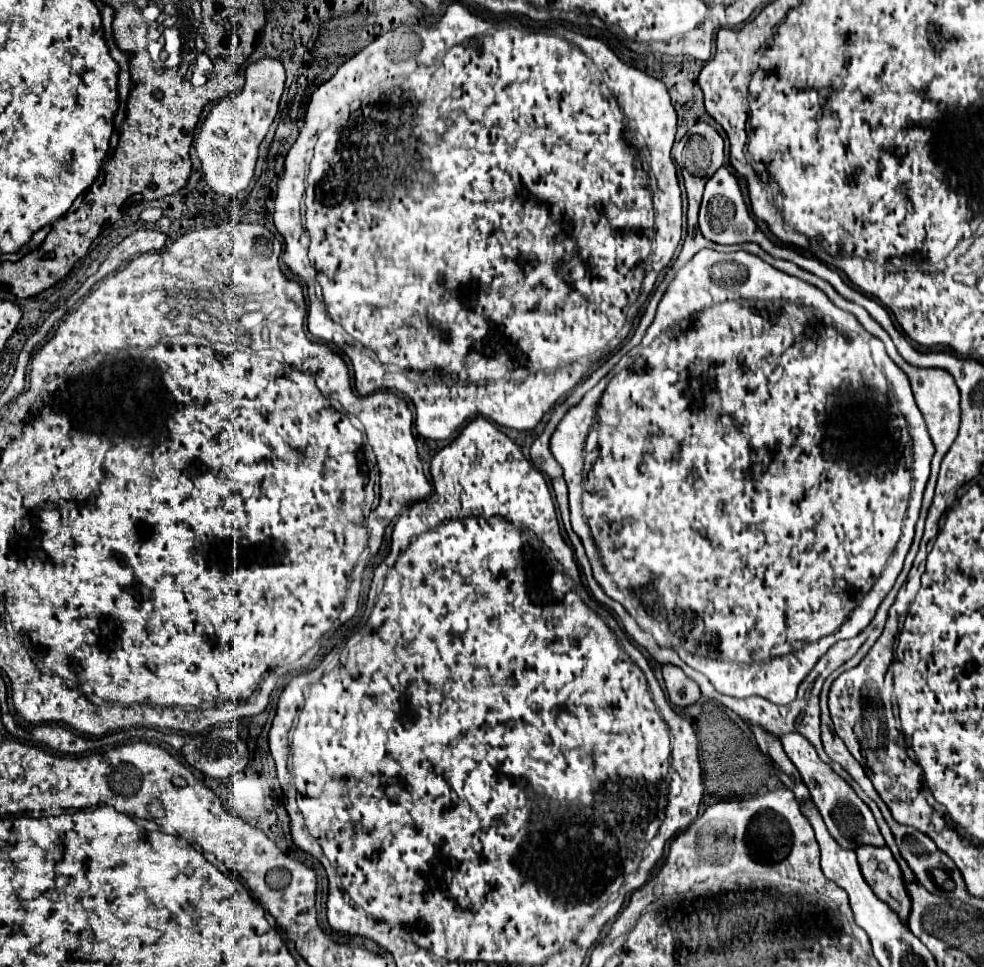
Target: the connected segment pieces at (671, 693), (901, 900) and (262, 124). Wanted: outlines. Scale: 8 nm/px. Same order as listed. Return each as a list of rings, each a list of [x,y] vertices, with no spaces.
[[[664,663],[662,675],[664,675],[668,699],[672,705],[688,707],[700,699],[700,687],[692,679],[688,679],[680,667]]]
[[[858,845],[856,855],[872,891],[882,901],[886,901],[906,923],[906,917],[910,913],[910,897],[906,893],[900,867],[892,857],[892,851],[888,847]]]
[[[260,59],[248,65],[246,83],[242,91],[236,93],[232,99],[228,97],[218,101],[212,107],[210,115],[204,119],[194,147],[202,163],[206,183],[214,193],[234,199],[240,191],[244,191],[250,185],[254,177],[254,165],[258,159],[258,147],[276,117],[282,89],[284,89],[282,63],[278,59]]]

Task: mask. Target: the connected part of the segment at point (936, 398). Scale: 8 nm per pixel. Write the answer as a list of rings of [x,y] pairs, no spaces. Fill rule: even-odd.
[[[714,243],[714,249],[716,251],[722,252],[733,252],[739,249],[744,249],[744,251],[748,251],[748,253],[754,253],[754,255],[758,255],[760,259],[764,259],[766,263],[770,263],[772,267],[776,267],[776,269],[780,269],[780,271],[784,271],[784,273],[788,273],[788,275],[792,275],[792,277],[798,277],[798,279],[802,279],[802,281],[806,281],[806,283],[810,283],[810,285],[814,285],[814,287],[818,287],[818,289],[822,289],[826,295],[828,295],[828,299],[836,305],[836,307],[840,307],[840,309],[844,309],[844,311],[848,311],[848,313],[852,313],[858,321],[860,321],[860,325],[868,331],[868,333],[872,333],[874,337],[878,337],[884,345],[886,345],[886,351],[888,351],[888,355],[890,355],[890,359],[908,375],[908,379],[910,379],[910,385],[912,385],[912,393],[914,393],[914,399],[916,399],[916,405],[918,405],[918,409],[922,411],[922,415],[924,415],[924,419],[926,419],[926,427],[928,427],[928,433],[930,433],[930,437],[932,437],[932,443],[934,443],[934,447],[936,447],[936,453],[934,453],[934,457],[932,457],[932,473],[938,473],[938,467],[940,467],[940,461],[942,461],[942,457],[946,455],[946,451],[950,449],[950,445],[952,445],[952,441],[956,439],[956,433],[958,433],[958,425],[960,425],[960,391],[958,391],[958,387],[956,387],[956,383],[954,383],[954,379],[952,377],[948,377],[948,373],[946,371],[942,371],[942,369],[918,369],[918,367],[912,367],[910,363],[906,363],[900,355],[898,355],[898,351],[896,351],[896,347],[894,347],[894,343],[892,343],[892,339],[890,339],[890,335],[868,315],[868,311],[864,309],[864,307],[860,307],[860,305],[854,305],[854,303],[850,303],[850,301],[846,301],[844,297],[840,297],[836,291],[834,291],[834,287],[832,285],[828,285],[826,281],[822,281],[820,277],[814,277],[812,273],[804,273],[804,269],[800,269],[800,267],[794,267],[790,261],[784,261],[784,259],[774,259],[772,255],[768,255],[766,251],[762,251],[756,243],[742,243],[742,245],[731,245],[731,246],[722,246],[722,249],[716,249],[716,244]]]

